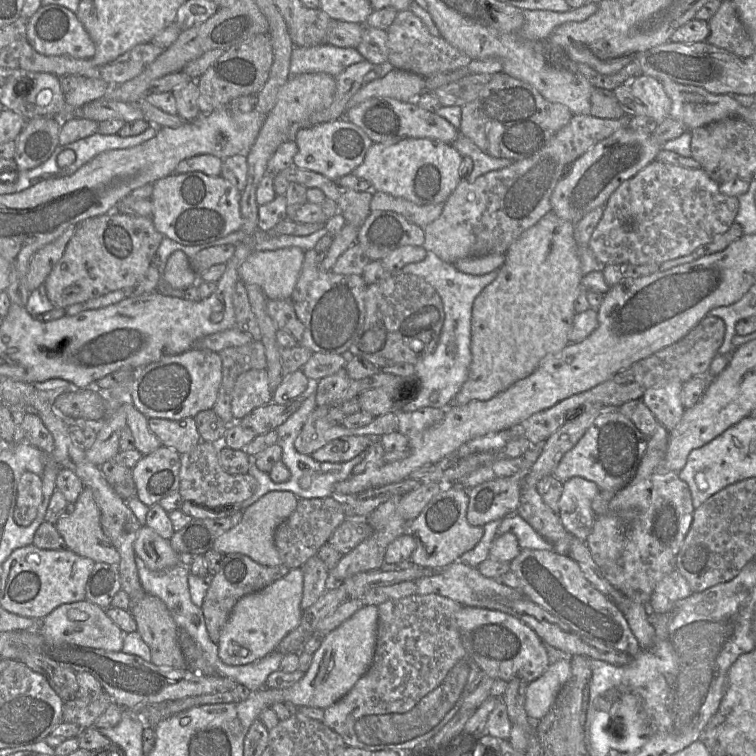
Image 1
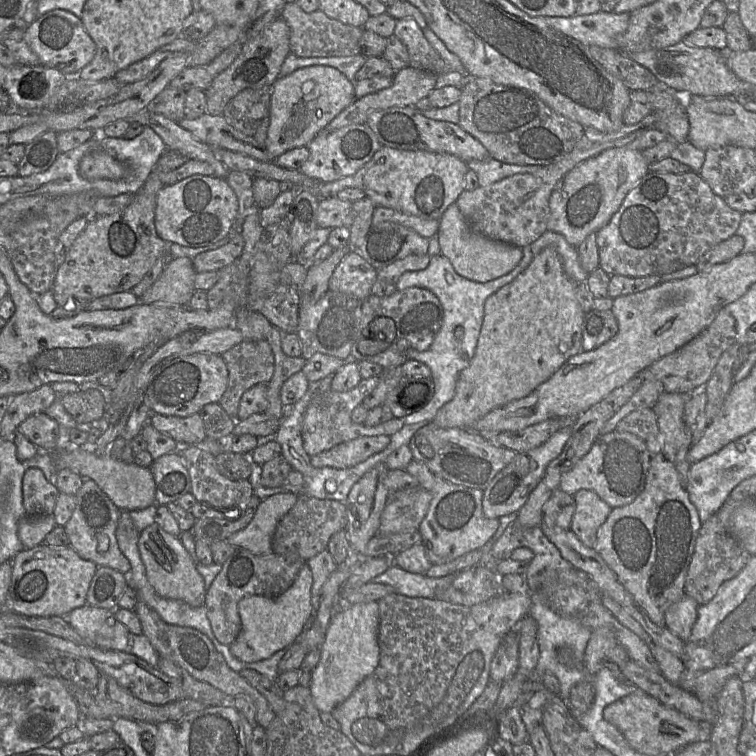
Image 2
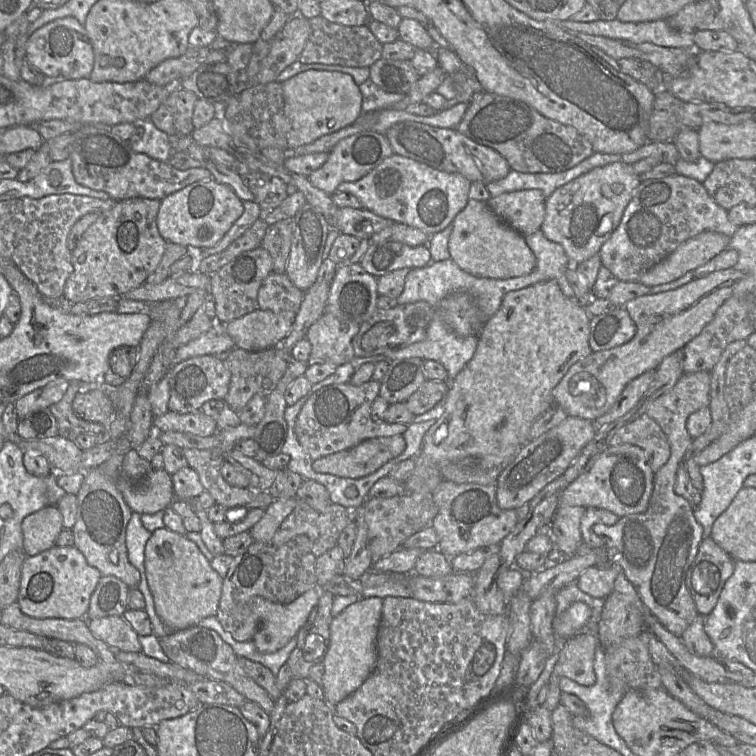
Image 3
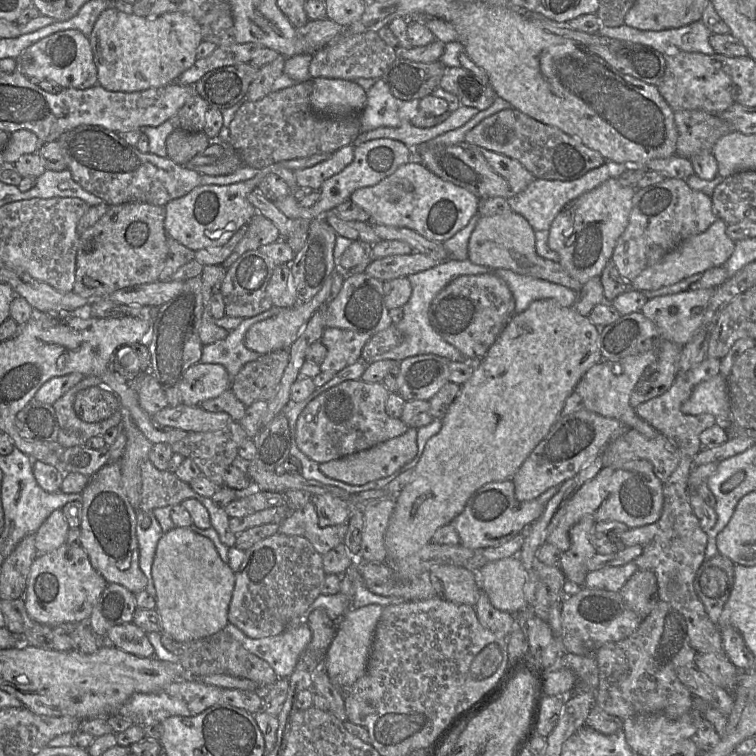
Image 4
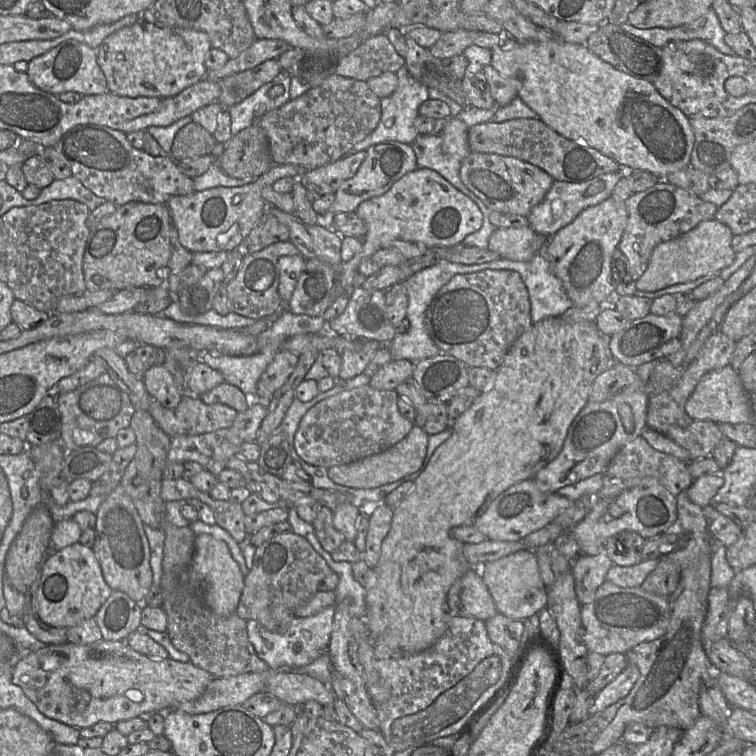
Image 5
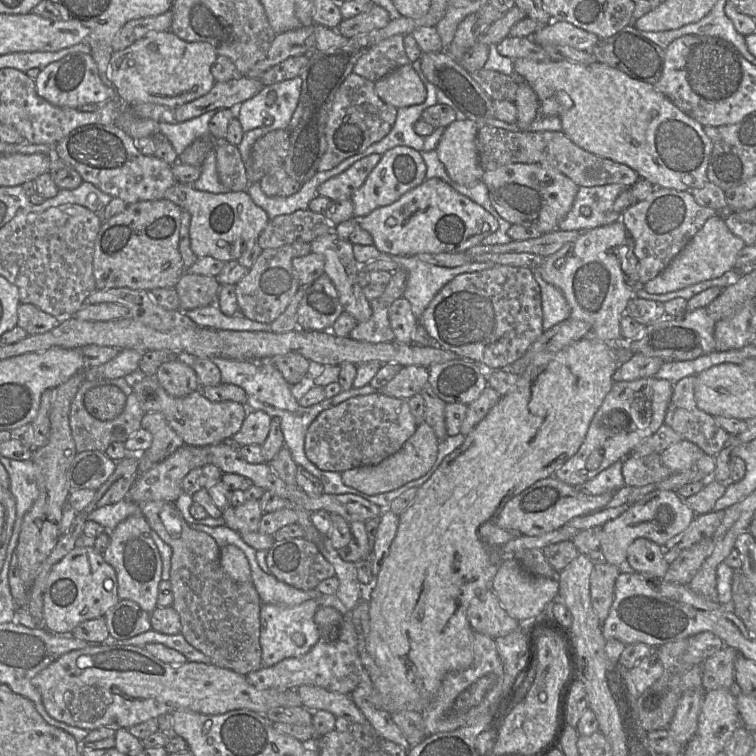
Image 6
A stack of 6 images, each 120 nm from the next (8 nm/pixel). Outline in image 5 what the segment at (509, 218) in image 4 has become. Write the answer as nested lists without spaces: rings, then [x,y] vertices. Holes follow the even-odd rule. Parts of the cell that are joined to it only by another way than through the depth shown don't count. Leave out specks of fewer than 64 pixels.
[[[529,225],[519,228],[496,228],[487,249],[498,253],[502,259],[527,261],[537,254],[546,235],[537,234]]]

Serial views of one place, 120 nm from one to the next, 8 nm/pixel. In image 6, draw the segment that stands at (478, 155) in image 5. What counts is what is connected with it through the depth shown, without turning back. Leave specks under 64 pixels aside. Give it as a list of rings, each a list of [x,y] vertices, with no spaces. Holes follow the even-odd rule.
[[[512,163],[500,166],[494,170],[485,170],[481,182],[487,189],[490,202],[497,213],[511,224],[518,224],[539,229],[547,233],[558,229],[559,223],[571,210],[579,186],[570,178],[547,165],[533,163]]]

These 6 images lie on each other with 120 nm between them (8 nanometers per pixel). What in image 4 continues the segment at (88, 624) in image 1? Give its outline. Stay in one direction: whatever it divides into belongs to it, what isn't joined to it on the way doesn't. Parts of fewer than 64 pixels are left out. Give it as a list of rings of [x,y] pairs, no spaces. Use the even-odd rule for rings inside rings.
[[[132,622],[112,627],[108,631],[105,641],[141,658],[155,657],[155,650],[147,638],[147,633]]]

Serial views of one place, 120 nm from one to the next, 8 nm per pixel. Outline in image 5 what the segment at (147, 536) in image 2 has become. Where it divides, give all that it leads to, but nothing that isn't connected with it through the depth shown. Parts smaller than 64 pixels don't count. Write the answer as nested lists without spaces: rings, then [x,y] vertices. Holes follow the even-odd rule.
[[[199,534],[195,539],[193,567],[205,581],[206,605],[216,614],[229,616],[235,613],[244,587],[245,575],[239,564],[233,559],[227,544],[207,534]]]

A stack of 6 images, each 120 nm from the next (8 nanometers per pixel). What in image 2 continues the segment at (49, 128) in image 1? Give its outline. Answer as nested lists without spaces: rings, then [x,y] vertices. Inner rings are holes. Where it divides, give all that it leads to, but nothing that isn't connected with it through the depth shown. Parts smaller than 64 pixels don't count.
[[[47,130],[25,145],[17,175],[26,177],[44,172],[53,164],[57,156],[57,133]]]

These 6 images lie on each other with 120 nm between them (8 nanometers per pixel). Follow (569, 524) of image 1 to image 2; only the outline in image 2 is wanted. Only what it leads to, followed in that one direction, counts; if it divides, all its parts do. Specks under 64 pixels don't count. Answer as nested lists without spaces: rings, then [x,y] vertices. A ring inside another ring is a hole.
[[[581,489],[573,497],[576,509],[570,529],[585,546],[594,548],[597,530],[606,521],[612,508],[591,490]]]

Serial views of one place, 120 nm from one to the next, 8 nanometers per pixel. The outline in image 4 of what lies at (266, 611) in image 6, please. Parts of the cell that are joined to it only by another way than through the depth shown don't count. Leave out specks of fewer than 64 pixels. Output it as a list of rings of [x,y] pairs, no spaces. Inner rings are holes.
[[[304,621],[295,628],[285,629],[279,635],[260,639],[246,636],[230,623],[223,630],[240,642],[245,649],[265,660],[278,678],[290,677],[312,637],[311,630]]]

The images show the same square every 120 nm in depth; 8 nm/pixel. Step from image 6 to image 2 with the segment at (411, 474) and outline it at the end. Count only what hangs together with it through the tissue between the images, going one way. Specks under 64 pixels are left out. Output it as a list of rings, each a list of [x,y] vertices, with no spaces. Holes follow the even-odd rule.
[[[387,435],[359,437],[312,456],[311,463],[317,468],[351,468],[381,452],[389,443]]]

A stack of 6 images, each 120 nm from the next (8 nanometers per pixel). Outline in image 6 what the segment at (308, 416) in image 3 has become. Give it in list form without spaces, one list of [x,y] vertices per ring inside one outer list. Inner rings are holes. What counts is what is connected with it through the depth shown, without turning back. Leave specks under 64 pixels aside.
[[[381,392],[356,396],[317,416],[307,430],[304,451],[317,468],[341,473],[383,462],[402,448],[417,427],[406,399]]]

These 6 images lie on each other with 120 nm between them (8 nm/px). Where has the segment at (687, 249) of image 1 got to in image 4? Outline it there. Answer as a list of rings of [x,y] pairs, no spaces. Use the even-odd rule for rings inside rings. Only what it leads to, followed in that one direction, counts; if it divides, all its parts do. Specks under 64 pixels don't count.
[[[668,178],[636,189],[629,223],[618,239],[610,261],[622,277],[632,281],[648,265],[649,248],[659,246],[668,252],[685,239],[706,231],[717,219],[711,197],[692,189],[683,179]]]

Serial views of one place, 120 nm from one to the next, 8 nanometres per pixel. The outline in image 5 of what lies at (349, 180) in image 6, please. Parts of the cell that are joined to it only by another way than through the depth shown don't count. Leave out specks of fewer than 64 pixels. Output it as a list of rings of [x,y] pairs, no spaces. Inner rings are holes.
[[[366,151],[348,153],[339,160],[313,170],[307,170],[298,181],[306,190],[320,195],[335,193],[346,180],[352,178],[366,157]]]

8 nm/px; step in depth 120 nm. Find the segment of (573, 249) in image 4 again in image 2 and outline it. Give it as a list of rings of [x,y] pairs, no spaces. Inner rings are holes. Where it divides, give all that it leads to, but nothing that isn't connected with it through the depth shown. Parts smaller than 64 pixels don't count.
[[[615,147],[588,158],[570,170],[549,198],[548,231],[557,232],[574,247],[608,223],[627,193],[649,172],[641,150]]]

